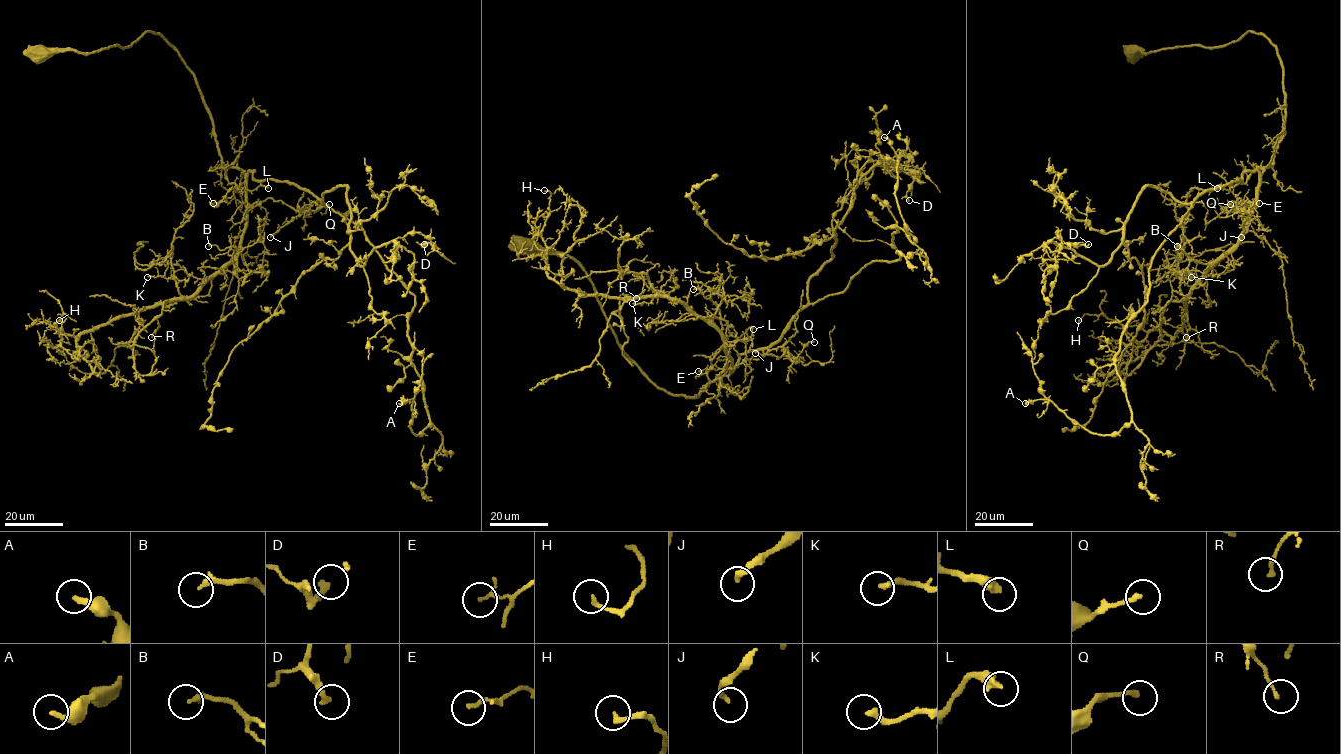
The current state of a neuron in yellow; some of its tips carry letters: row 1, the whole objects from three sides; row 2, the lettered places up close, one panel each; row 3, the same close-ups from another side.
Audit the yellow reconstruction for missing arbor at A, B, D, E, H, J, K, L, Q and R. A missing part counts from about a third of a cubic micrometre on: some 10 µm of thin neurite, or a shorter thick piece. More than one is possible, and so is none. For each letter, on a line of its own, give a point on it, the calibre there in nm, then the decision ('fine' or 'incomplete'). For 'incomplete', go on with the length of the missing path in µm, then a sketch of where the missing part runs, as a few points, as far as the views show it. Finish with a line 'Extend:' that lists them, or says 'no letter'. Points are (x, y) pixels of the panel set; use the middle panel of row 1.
A: at (884, 137); 280 nm thick; fine
B: at (693, 289); 280 nm thick; fine
D: at (909, 200); 260 nm thick; fine
E: at (698, 371); 160 nm thick; fine
H: at (544, 190); 180 nm thick; fine
J: at (755, 353); 240 nm thick; fine
K: at (632, 303); 240 nm thick; fine
L: at (753, 329); 280 nm thick; fine
Q: at (814, 342); 220 nm thick; incomplete; about 25 µm are missing; missing branch runs (814, 342), (825, 341), (829, 351), (835, 349), (844, 370)
R: at (636, 298); 160 nm thick; fine
Extend: Q

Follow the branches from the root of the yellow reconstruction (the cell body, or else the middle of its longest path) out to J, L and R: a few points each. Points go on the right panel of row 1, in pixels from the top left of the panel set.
J: (1132, 56), (1249, 31), (1275, 48), (1283, 135), (1257, 202), (1235, 209), (1241, 237)
L: (1132, 56), (1221, 47), (1249, 31), (1275, 48), (1285, 119), (1273, 162), (1228, 190), (1217, 188)
R: (1132, 56), (1221, 47), (1253, 31), (1283, 69), (1283, 135), (1245, 233), (1162, 315), (1186, 337)

